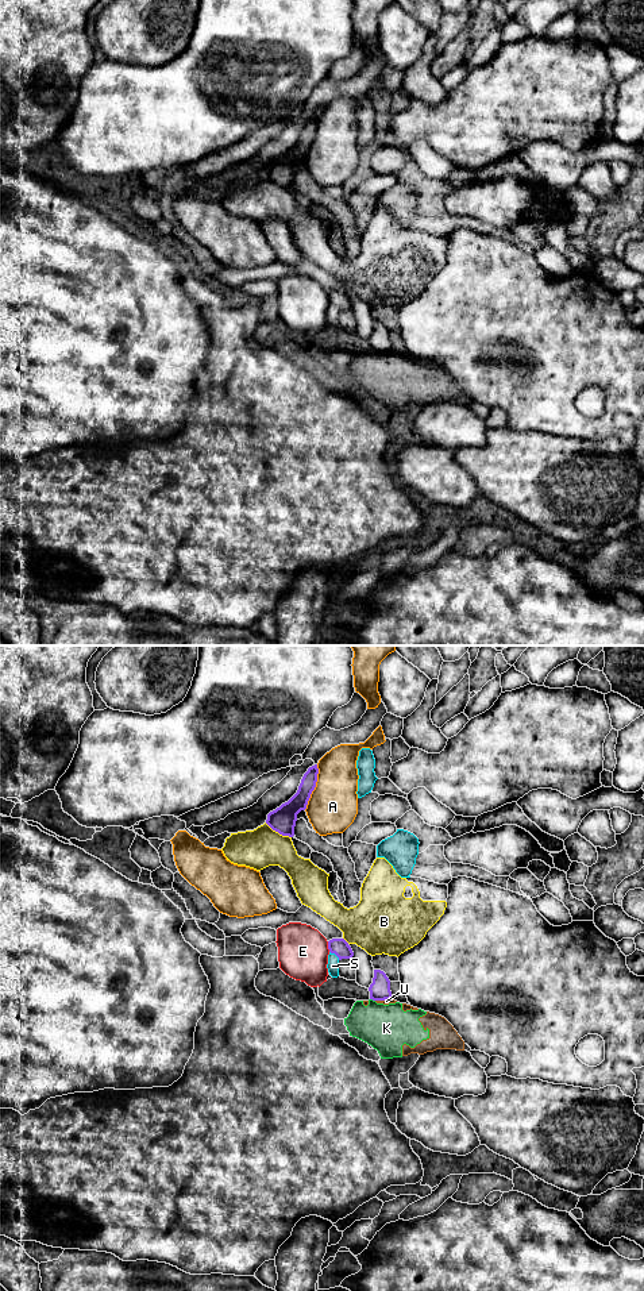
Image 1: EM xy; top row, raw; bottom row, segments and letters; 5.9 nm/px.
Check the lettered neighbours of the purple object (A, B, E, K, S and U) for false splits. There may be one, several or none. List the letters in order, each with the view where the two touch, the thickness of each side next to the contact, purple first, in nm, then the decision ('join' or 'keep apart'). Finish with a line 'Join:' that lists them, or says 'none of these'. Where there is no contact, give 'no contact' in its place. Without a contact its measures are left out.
A: xy | 140/300 nm | keep apart
B: xy | 160/240 nm | keep apart
E: xy | 100/300 nm | keep apart
K: xy | 130/280 nm | keep apart
S: xy | 100/70 nm | keep apart
U: xy | 130/30 nm | keep apart
Join: none of these

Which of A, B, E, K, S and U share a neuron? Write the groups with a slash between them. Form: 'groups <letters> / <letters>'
groups A / B / E / K U / S

